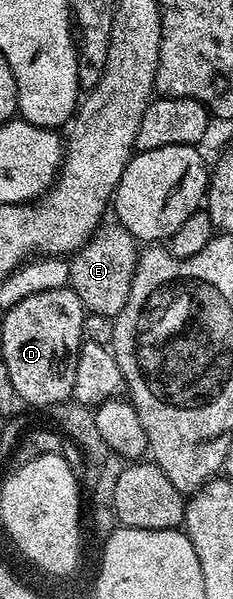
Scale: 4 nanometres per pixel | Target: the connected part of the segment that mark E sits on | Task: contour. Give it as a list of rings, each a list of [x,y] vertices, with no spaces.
[[[119,224],[111,225],[108,228],[104,226],[97,229],[88,239],[87,244],[80,247],[69,259],[69,285],[82,300],[87,313],[115,318],[125,307],[125,302],[129,298],[133,273],[136,270],[140,252],[132,234],[126,232]]]

